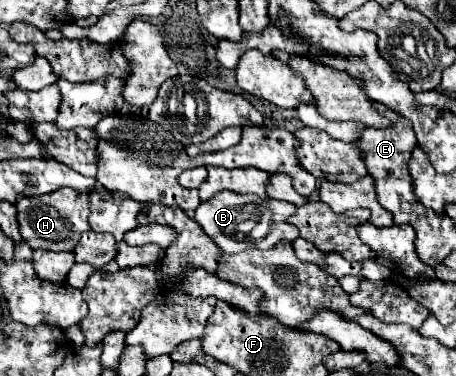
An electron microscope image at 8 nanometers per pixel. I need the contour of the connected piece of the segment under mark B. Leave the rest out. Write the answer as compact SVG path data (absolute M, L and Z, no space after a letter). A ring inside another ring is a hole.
M219 192L219 196L213 196L207 202L201 202L199 208L195 210L195 222L203 228L203 232L227 254L235 254L247 248L255 246L261 250L267 250L279 244L281 240L293 242L295 238L299 238L299 230L291 228L291 224L287 224L287 214L291 216L291 212L295 212L295 206L289 202L281 202L281 200L271 200L271 198L259 198L259 196L239 196L235 192ZM267 216L267 222L271 228L265 237L255 243L255 240L247 240L249 232L257 226L257 222Z

